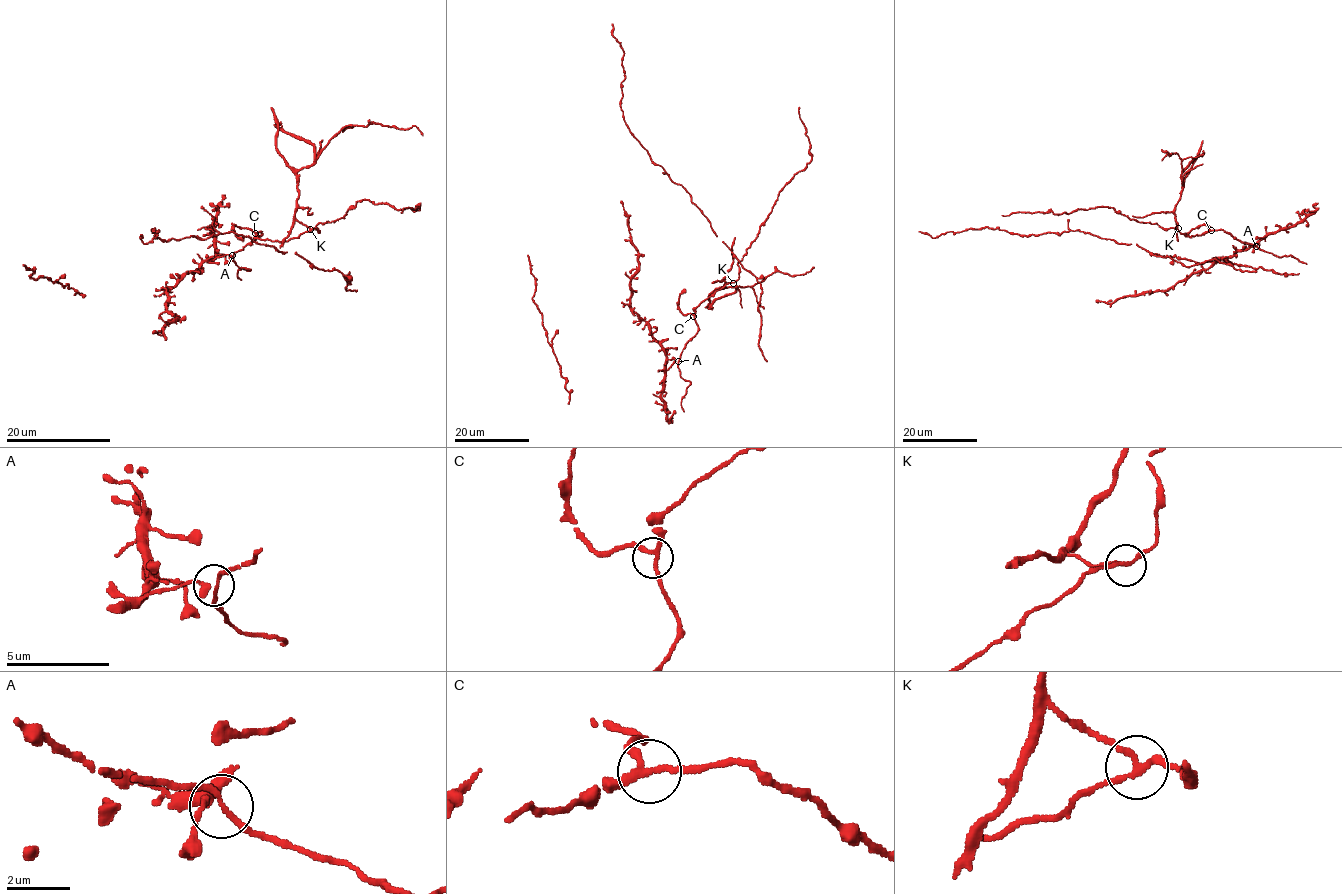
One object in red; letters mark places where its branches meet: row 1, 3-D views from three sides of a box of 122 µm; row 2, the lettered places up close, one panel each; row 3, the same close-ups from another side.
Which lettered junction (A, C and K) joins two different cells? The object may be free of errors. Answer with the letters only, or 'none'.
K

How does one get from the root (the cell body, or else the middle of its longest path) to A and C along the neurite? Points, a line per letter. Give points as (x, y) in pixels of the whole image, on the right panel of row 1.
A: (1184, 234), (1194, 236), (1223, 229), (1256, 246)
C: (1184, 234), (1201, 235), (1211, 230)

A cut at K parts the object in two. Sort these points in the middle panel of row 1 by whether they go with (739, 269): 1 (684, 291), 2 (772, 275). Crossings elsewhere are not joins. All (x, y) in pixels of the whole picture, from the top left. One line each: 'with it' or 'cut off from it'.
1: with it
2: cut off from it

